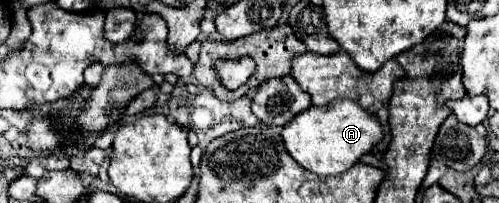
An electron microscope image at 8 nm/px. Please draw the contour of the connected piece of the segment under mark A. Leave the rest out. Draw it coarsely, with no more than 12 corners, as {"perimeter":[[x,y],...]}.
{"perimeter":[[357,103],[309,107],[281,139],[307,171],[341,175],[383,137]]}

